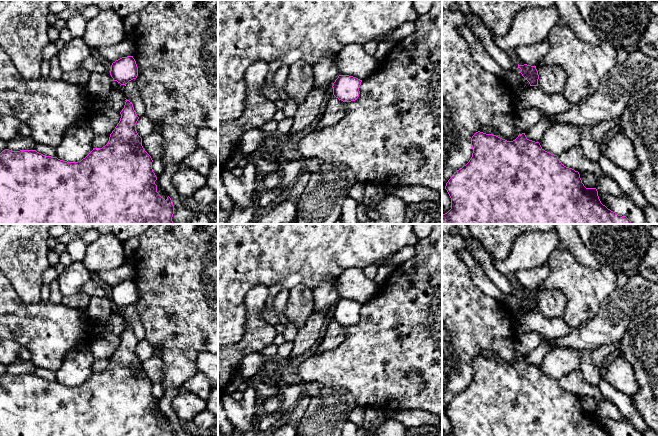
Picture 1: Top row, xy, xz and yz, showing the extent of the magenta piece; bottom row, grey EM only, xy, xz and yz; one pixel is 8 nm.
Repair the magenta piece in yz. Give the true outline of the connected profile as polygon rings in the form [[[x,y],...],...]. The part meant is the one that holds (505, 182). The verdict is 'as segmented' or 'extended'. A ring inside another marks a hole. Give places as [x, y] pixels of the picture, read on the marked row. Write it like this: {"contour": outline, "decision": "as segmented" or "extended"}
{"contour": [[[478,131],[471,138],[471,145],[473,149],[471,159],[446,183],[445,189],[451,198],[451,209],[442,215],[442,224],[632,224],[626,216],[618,215],[603,205],[597,189],[586,188],[578,171],[564,166],[557,155],[545,151],[539,142],[529,140],[525,133],[519,134],[513,141],[507,141],[496,135]]], "decision": "as segmented"}

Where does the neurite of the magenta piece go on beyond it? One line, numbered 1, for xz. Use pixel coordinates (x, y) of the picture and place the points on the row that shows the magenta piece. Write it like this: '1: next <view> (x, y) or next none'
1: next none

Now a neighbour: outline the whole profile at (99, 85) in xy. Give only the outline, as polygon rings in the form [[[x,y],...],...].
[[[96,72],[91,74],[85,87],[91,99],[105,101],[113,89],[113,78],[109,73]]]

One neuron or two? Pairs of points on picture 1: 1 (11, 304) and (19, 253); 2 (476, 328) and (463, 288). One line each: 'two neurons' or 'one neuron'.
1: two neurons
2: one neuron

